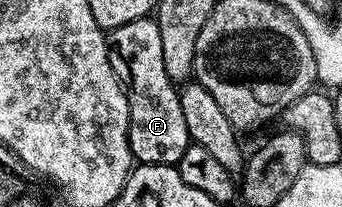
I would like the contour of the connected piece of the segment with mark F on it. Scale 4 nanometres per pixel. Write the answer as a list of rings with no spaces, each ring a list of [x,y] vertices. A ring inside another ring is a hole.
[[[152,16],[123,23],[123,27],[108,30],[109,56],[113,58],[113,68],[121,78],[129,100],[129,146],[134,162],[143,165],[178,165],[183,159],[183,151],[190,145],[187,122],[183,119],[183,107],[179,107],[179,89],[167,75],[163,67],[163,46],[159,39],[159,27]]]

